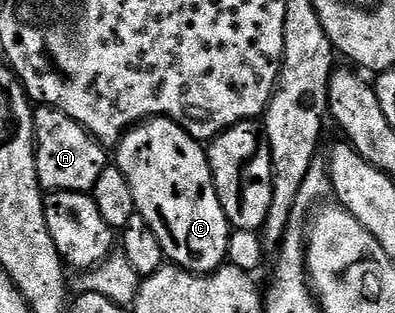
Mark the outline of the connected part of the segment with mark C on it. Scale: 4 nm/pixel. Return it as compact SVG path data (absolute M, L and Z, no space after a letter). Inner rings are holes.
M153 118L138 126L131 127L119 140L114 165L129 180L133 188L133 200L138 214L145 224L153 228L153 236L163 249L163 257L172 266L180 266L191 274L212 274L214 270L227 262L227 249L233 233L233 227L227 223L221 200L217 200L217 188L213 184L211 165L206 149L195 138L190 138L179 127L179 123L169 118Z

